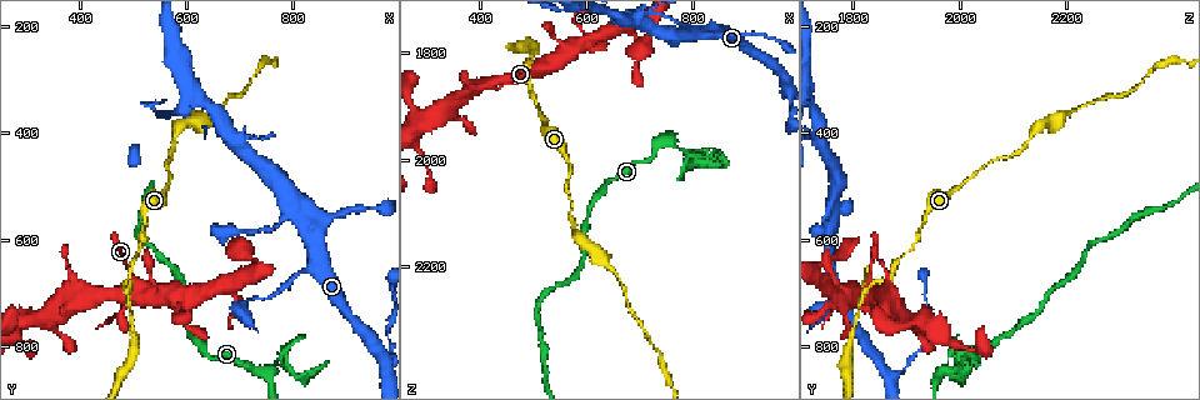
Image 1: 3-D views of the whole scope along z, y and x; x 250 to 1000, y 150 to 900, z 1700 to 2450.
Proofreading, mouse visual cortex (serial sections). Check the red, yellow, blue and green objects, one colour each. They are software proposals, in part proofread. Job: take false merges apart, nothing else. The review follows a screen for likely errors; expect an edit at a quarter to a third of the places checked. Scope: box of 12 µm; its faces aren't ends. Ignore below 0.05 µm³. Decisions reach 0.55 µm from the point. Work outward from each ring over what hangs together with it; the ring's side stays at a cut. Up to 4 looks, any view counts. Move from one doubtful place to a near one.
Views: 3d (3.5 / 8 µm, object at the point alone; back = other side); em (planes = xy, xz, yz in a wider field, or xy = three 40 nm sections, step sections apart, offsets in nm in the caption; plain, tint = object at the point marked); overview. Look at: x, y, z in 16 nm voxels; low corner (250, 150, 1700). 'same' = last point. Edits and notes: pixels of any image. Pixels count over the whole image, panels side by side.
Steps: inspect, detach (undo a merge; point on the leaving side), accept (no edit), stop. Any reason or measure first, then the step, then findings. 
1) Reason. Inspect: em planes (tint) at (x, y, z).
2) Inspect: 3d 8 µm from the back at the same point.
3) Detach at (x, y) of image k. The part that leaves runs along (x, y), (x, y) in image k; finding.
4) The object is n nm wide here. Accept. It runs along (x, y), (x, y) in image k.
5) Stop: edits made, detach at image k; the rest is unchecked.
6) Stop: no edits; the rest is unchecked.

Two arms in line, one across. Inspect: 3d 3.5 µm at (675, 690, 1750).

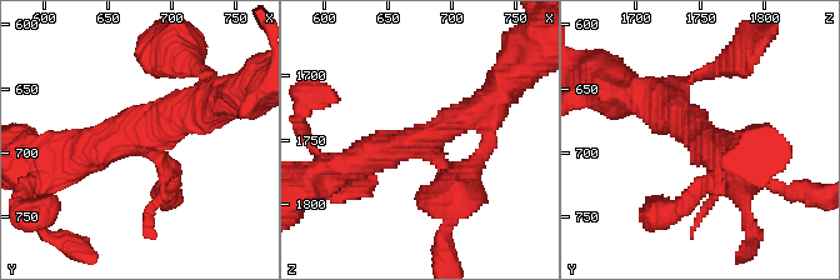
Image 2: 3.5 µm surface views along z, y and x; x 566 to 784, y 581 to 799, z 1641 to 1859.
Detach at (774, 186) of image 2. The part that leaves runs along (165, 160), (165, 195), (174, 191) in image 2; two cells meet here.

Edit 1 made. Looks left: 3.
See it whole again. Inspect: overview.

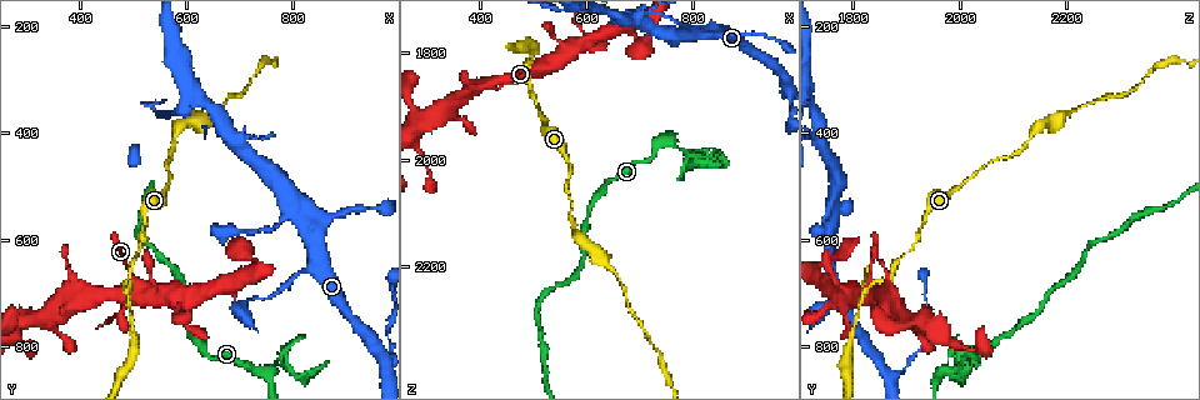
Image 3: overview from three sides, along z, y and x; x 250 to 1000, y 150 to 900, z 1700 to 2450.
Thin neck. Inspect: 3d 8 µm from the back at (495, 730, 1810).

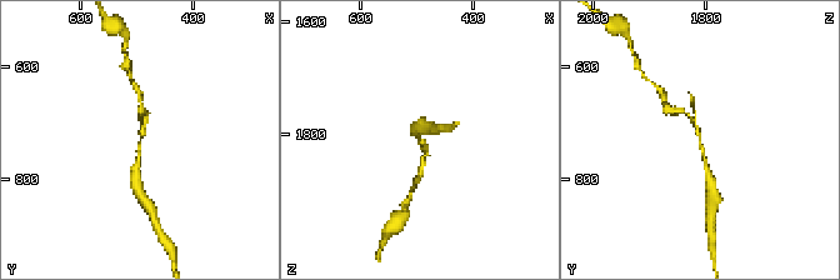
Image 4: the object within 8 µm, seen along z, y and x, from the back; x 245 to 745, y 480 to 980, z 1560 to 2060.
The arms are 150, 150 nm wide; now the EM. Inspect: em xy step 5 (tint) at (490, 735, 1815).

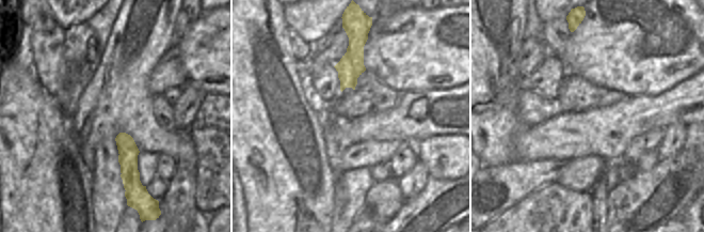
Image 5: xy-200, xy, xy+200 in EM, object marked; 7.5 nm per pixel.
Detach at (711, 228) of image 4. The part that leaves runs along (688, 115), (696, 128), (704, 164) in image 4; two cells meet here.

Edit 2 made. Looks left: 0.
Stop: edits made, detach at image 2, detach at image 4; the rest is unchecked.

